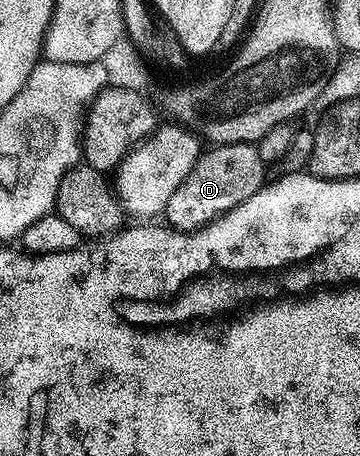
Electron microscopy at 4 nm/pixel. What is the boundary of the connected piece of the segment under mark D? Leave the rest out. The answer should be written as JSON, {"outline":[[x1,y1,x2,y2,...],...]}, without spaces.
{"outline":[[222,143,207,148,196,159,186,181,174,189,166,205,163,218,167,226,178,231,199,231,207,223,212,223,219,215,242,205,266,182,266,165,254,143]]}

